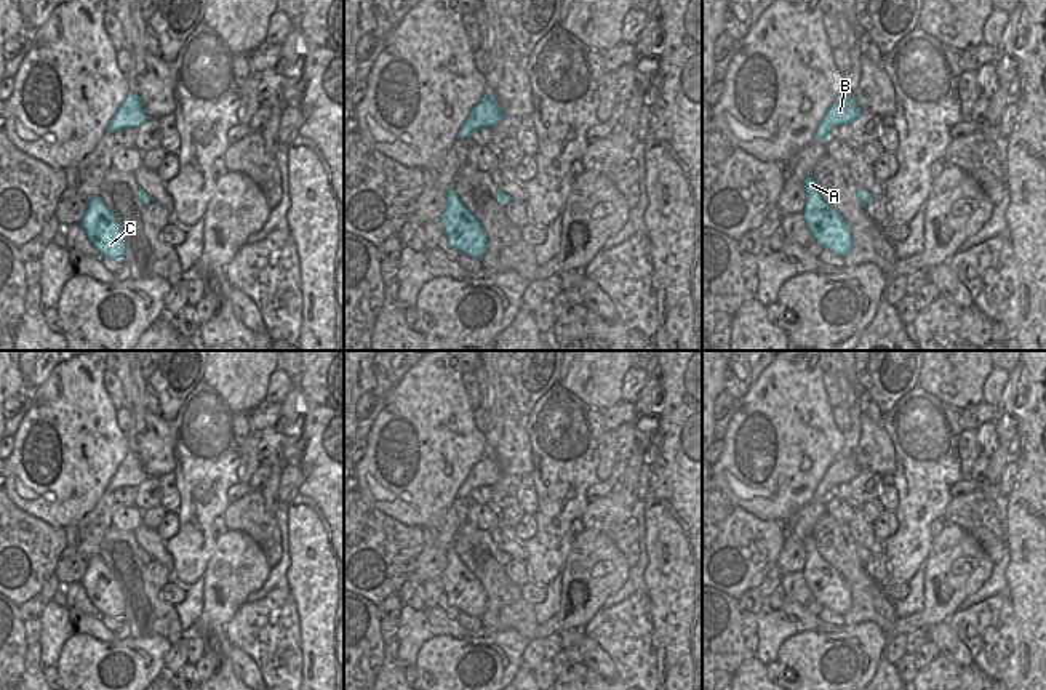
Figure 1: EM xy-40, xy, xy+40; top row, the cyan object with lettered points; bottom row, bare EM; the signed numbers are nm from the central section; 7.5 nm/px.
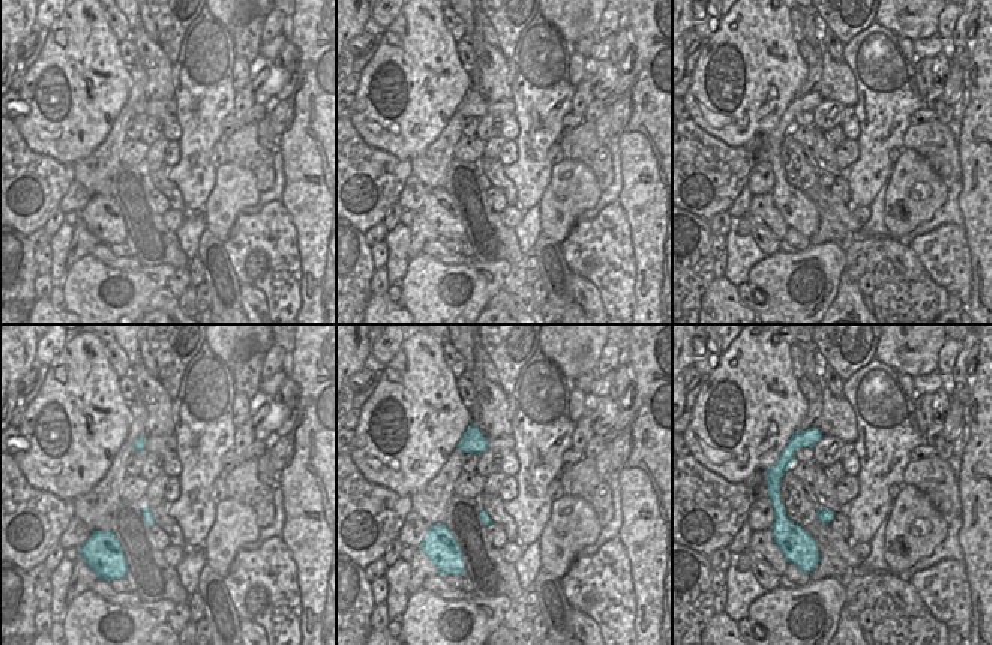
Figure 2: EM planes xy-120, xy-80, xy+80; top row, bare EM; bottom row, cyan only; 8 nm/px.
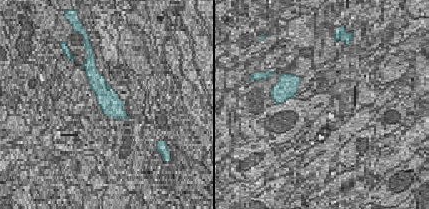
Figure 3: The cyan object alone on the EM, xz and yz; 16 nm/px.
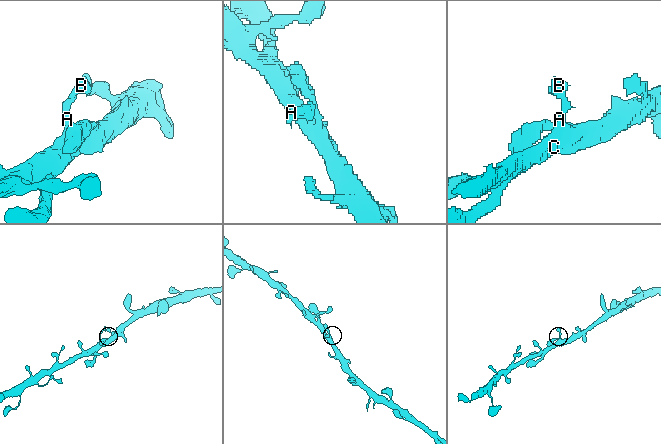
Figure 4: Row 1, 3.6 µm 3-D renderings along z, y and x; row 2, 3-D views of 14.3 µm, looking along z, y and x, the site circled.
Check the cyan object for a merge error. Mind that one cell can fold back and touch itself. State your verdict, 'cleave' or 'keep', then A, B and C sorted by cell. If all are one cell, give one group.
keep; groups A B C

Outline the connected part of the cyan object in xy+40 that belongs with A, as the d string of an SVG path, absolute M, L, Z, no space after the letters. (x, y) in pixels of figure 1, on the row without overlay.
M808 535L804 540L806 564L803 576L817 602L838 615L851 608L851 591L841 575L828 565L817 552L816 540Z

